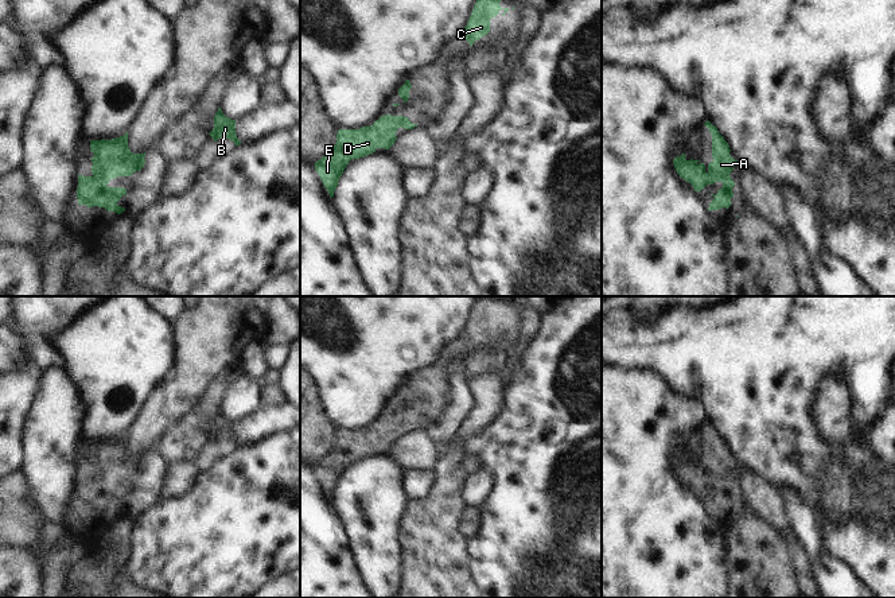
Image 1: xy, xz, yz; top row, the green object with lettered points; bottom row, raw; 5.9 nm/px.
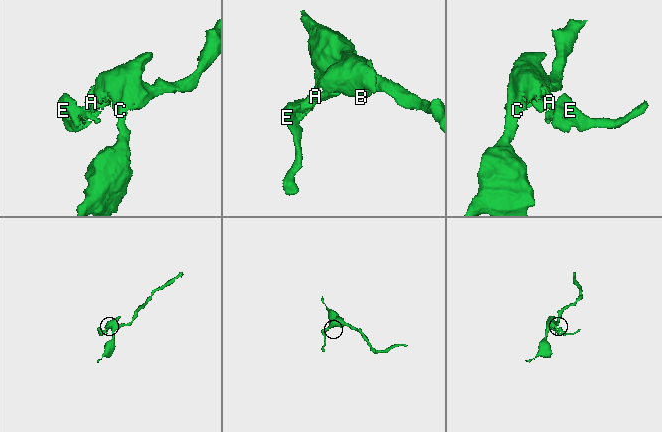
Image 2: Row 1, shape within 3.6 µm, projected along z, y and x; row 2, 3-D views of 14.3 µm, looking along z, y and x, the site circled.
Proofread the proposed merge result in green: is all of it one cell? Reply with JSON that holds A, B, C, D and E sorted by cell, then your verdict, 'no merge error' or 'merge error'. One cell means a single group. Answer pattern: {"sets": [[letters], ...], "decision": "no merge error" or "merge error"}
{"sets": [["A", "B", "C", "D", "E"]], "decision": "no merge error"}

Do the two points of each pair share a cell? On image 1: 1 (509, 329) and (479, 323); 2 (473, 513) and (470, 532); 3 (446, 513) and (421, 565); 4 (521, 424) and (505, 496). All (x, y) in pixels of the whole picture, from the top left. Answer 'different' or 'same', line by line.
1: same
2: same
3: same
4: same

